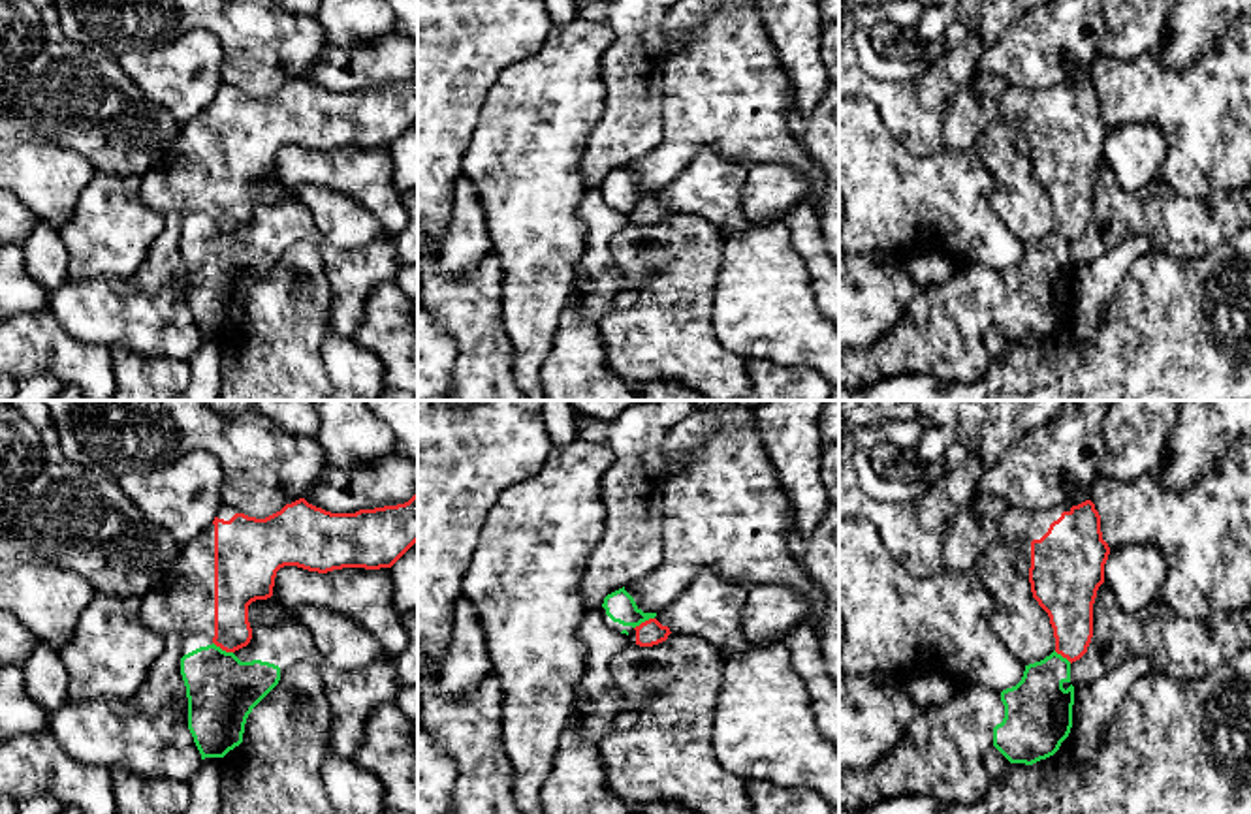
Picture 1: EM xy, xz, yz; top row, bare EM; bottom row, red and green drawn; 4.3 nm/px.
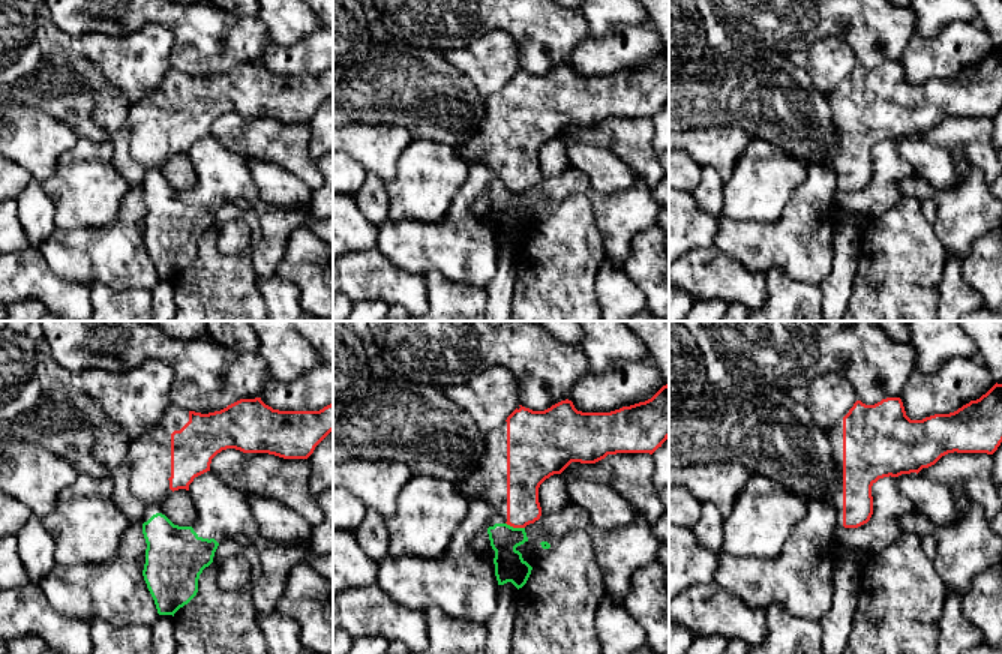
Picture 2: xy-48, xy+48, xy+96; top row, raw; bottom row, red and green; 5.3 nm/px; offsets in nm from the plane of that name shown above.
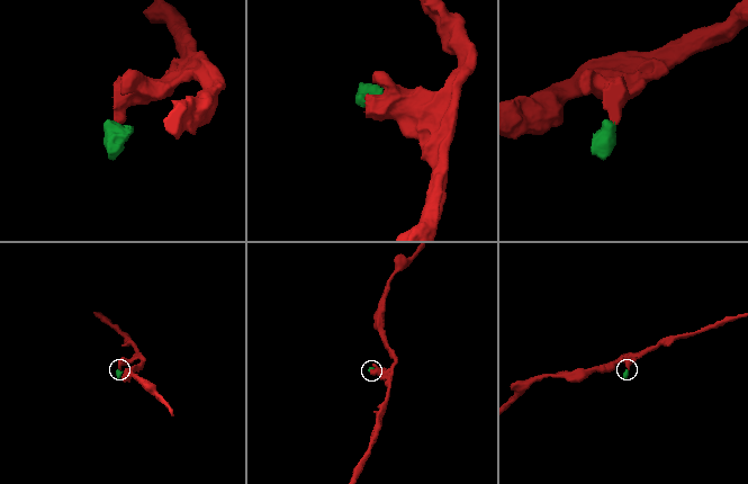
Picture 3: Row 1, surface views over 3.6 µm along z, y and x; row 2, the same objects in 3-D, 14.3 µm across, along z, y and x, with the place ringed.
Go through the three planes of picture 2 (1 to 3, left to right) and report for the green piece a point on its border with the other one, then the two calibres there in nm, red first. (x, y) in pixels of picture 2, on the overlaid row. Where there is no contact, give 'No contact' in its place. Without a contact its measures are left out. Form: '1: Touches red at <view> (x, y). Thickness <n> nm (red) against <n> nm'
1: No contact
2: Touches red at xy+48 (515, 527). Thickness 180 nm (red) against 160 nm
3: No contact

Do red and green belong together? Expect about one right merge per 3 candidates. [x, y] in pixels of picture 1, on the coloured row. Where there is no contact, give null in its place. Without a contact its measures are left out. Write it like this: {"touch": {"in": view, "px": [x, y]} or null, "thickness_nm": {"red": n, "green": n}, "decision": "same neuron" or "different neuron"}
{"touch": {"in": "xy", "px": [222, 649]}, "thickness_nm": {"red": 170, "green": 300}, "decision": "different neuron"}

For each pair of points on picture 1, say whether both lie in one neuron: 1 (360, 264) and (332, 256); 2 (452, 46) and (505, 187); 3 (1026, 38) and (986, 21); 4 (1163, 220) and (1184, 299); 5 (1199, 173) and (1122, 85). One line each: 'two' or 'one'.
1: one
2: two
3: two
4: two
5: one

